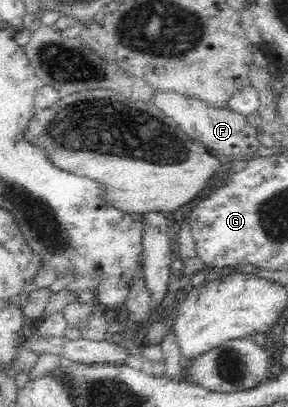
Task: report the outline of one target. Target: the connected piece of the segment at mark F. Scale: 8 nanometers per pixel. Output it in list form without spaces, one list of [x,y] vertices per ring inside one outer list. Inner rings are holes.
[[[155,90],[152,103],[169,116],[183,129],[189,137],[200,140],[201,145],[210,151],[225,156],[241,159],[253,156],[261,146],[257,134],[259,130],[247,123],[247,117],[233,112],[230,108],[211,107],[202,100],[189,98],[179,93]]]

